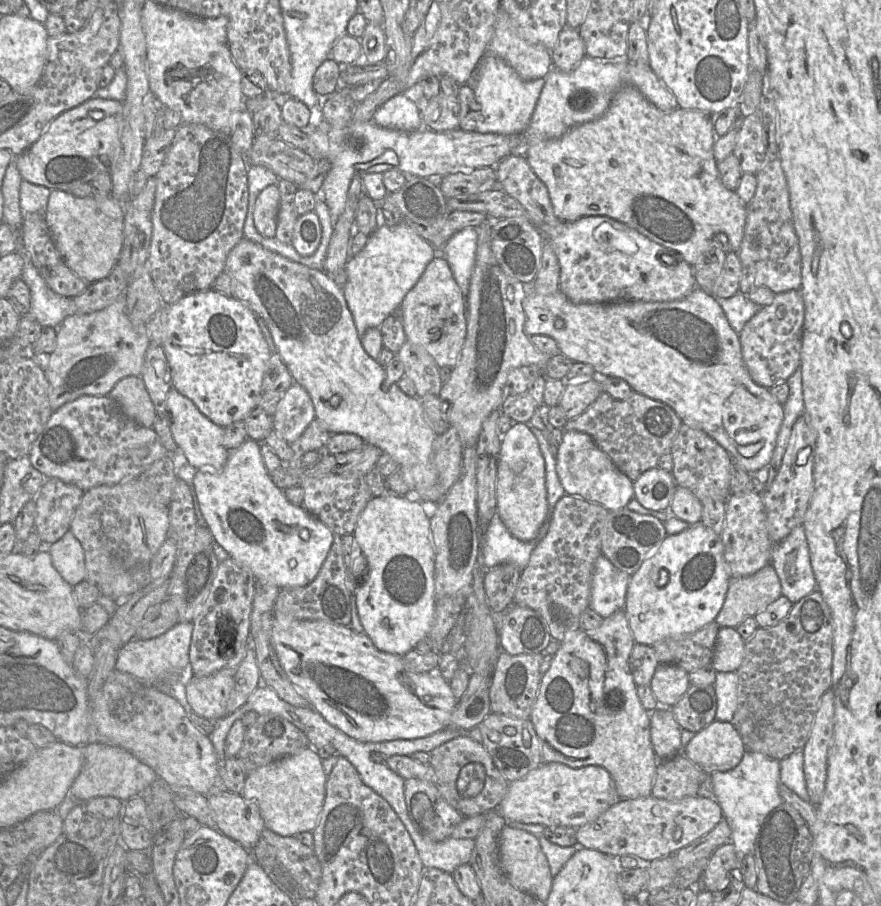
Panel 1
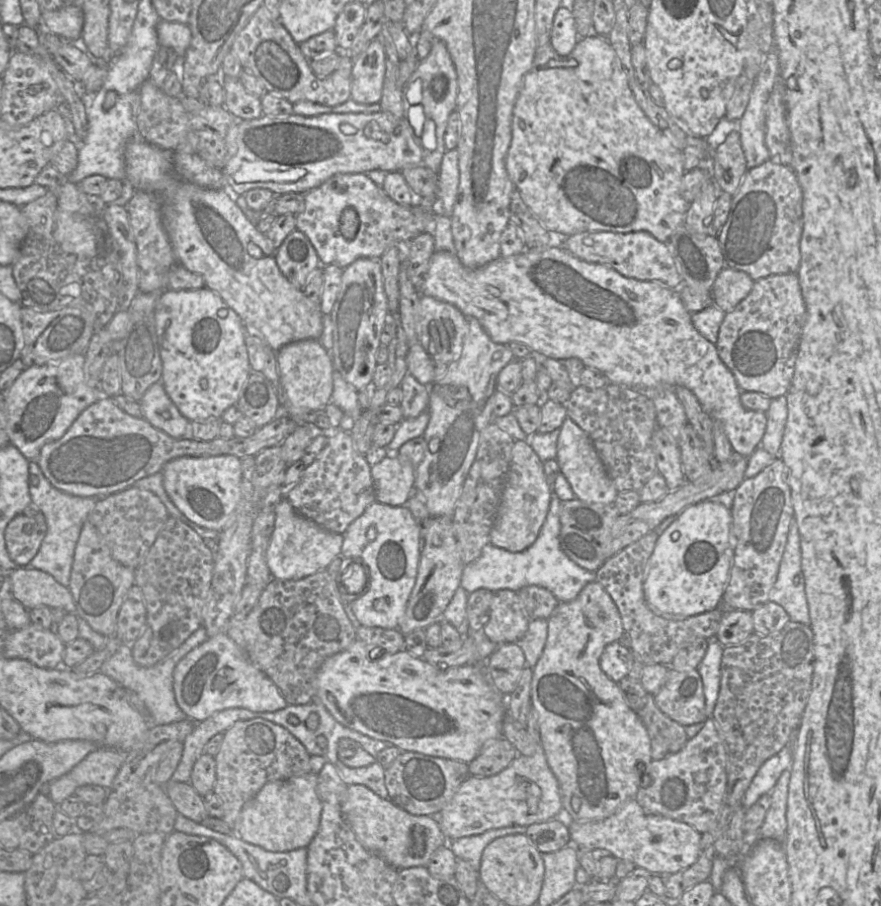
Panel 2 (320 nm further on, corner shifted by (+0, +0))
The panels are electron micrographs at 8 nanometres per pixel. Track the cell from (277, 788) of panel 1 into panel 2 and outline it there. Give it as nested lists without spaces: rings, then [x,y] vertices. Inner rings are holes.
[[[309,772],[284,780],[266,783],[242,808],[235,833],[245,842],[271,852],[288,852],[307,848],[318,832],[322,803],[318,790],[318,775]]]

